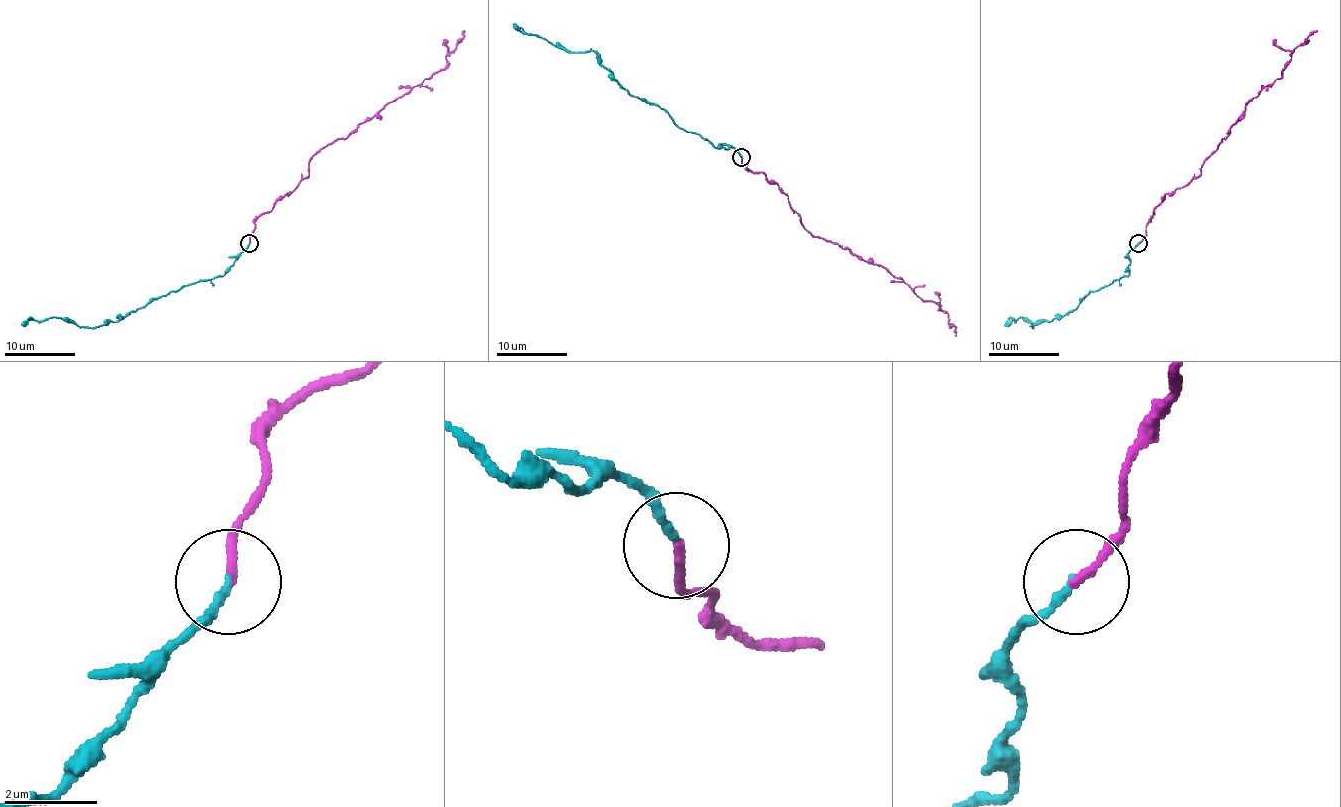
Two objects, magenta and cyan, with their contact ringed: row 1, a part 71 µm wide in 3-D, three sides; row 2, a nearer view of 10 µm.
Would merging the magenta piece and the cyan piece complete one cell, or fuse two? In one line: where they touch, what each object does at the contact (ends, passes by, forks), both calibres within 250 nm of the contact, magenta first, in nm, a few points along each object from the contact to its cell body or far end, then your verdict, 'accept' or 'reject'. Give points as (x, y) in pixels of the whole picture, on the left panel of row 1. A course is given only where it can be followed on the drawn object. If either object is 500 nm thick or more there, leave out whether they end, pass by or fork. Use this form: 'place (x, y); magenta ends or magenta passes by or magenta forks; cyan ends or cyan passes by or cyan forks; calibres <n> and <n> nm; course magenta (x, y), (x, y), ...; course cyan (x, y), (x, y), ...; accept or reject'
place (249, 243); magenta ends; cyan ends; calibres 190 and 170 nm; course magenta (249, 243), (254, 221), (309, 174), (309, 161), (321, 149), (346, 138), (443, 68), (462, 31); course cyan (249, 243), (220, 276), (189, 283), (113, 322), (79, 327), (55, 317), (21, 326); accept

